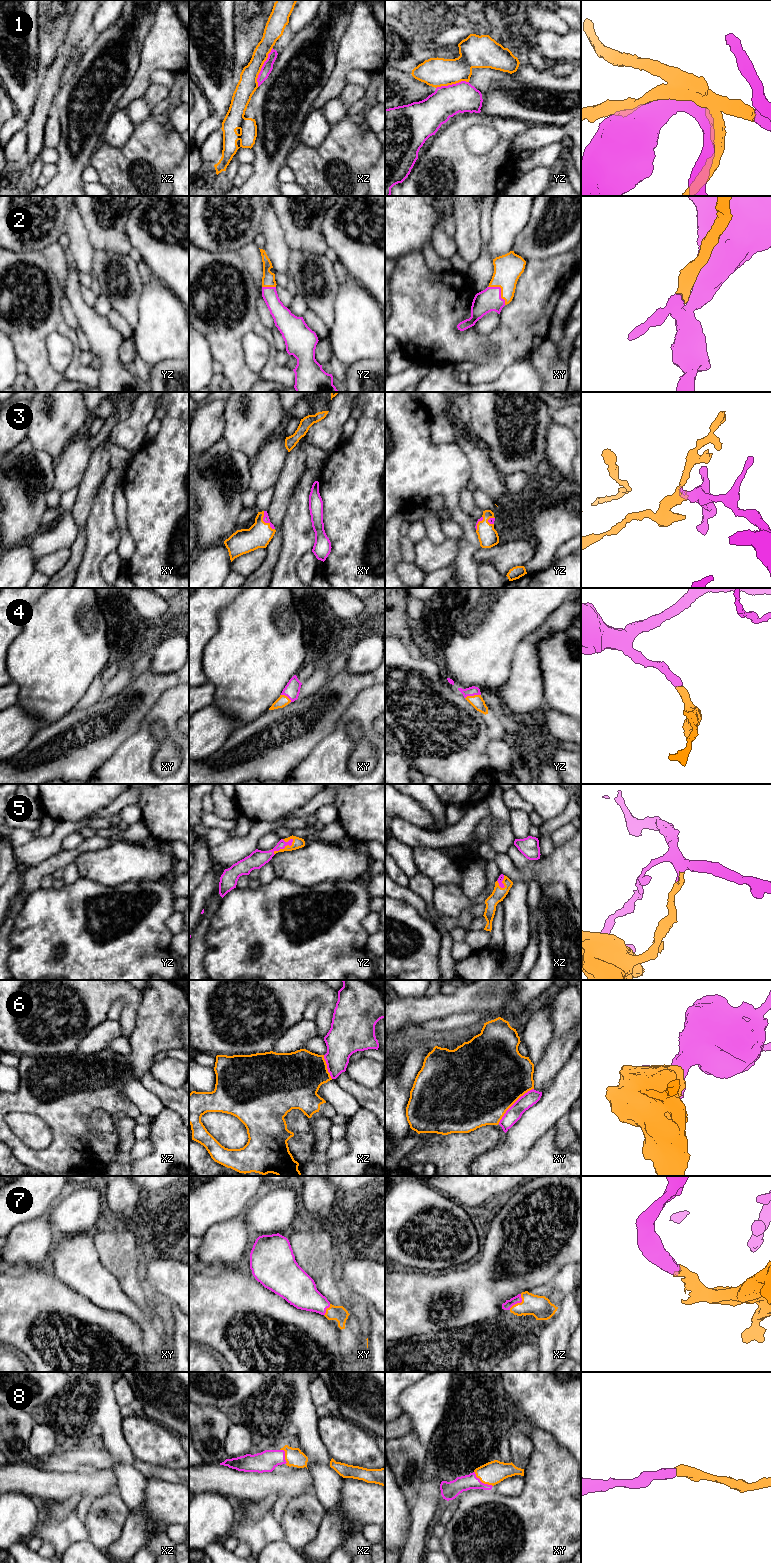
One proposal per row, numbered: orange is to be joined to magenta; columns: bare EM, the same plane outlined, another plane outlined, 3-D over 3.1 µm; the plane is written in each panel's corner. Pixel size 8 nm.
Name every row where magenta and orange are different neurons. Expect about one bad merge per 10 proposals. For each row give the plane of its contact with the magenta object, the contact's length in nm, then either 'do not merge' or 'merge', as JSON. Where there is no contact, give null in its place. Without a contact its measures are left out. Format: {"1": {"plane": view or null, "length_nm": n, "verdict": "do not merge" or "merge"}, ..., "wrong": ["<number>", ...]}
{"1": {"plane": "xz", "length_nm": 340, "verdict": "merge"}, "2": {"plane": "xy", "length_nm": 200, "verdict": "merge"}, "3": {"plane": "xy", "length_nm": 180, "verdict": "merge"}, "4": {"plane": "yz", "length_nm": 130, "verdict": "merge"}, "5": {"plane": "yz", "length_nm": 200, "verdict": "merge"}, "6": {"plane": "xy", "length_nm": 400, "verdict": "merge"}, "7": {"plane": "xz", "length_nm": 160, "verdict": "merge"}, "8": {"plane": "xy", "length_nm": 200, "verdict": "merge"}, "wrong": []}

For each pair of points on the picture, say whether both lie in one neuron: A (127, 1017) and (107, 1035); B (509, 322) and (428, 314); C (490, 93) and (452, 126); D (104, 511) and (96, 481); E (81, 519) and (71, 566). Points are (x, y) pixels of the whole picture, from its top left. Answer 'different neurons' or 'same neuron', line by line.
A: different neurons
B: same neuron
C: different neurons
D: different neurons
E: same neuron

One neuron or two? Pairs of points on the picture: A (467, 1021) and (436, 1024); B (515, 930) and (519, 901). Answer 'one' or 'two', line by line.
A: one
B: one

